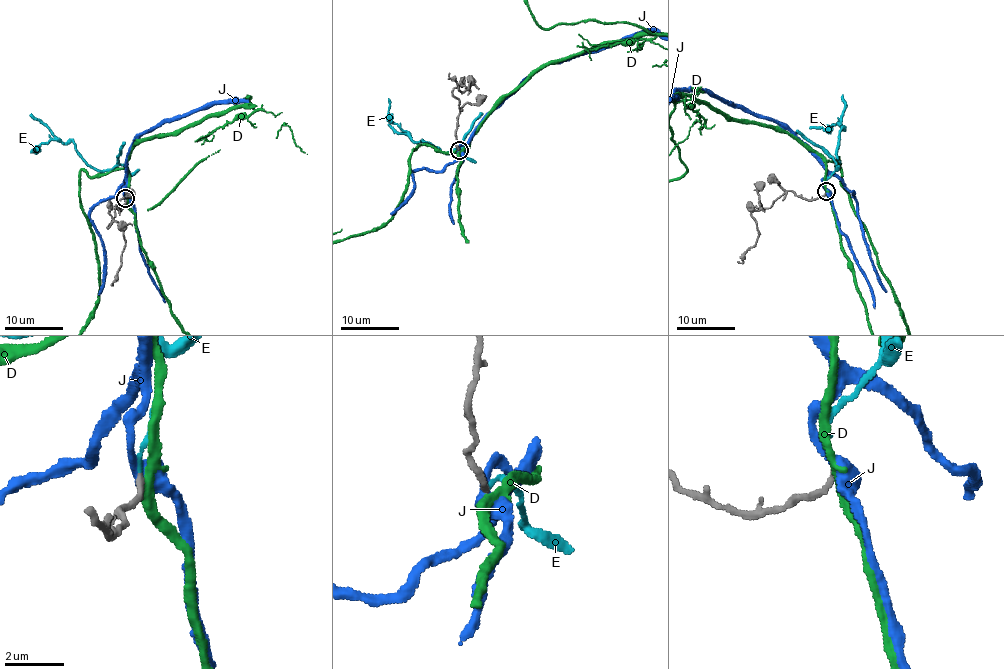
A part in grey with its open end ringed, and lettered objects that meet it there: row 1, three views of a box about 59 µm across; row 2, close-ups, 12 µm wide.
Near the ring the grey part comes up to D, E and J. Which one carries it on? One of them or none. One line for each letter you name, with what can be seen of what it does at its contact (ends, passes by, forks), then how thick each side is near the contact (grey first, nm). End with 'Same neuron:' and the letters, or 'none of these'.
E: it ends there; 190 nm thick on the grey side, 120 nm on the other
Same neuron: E

